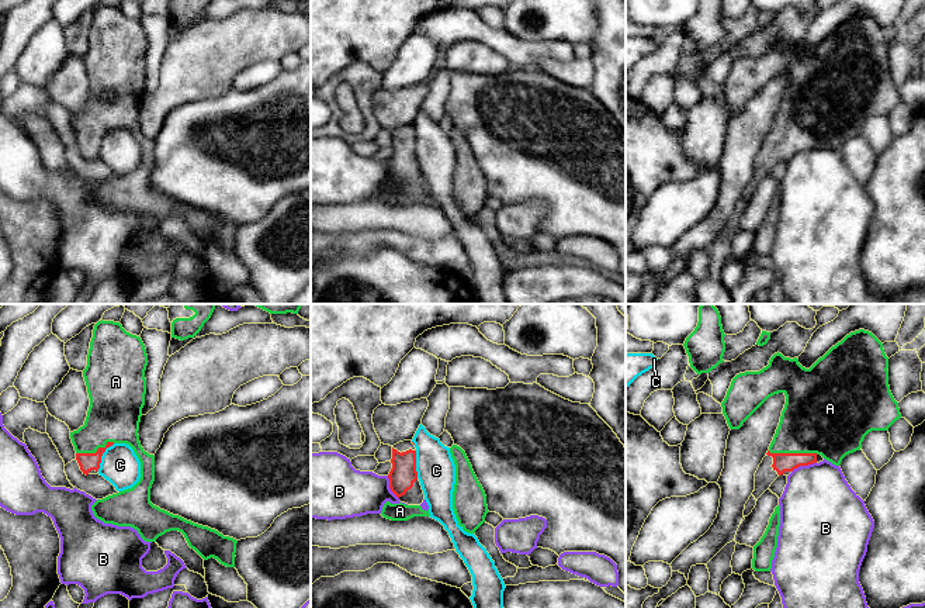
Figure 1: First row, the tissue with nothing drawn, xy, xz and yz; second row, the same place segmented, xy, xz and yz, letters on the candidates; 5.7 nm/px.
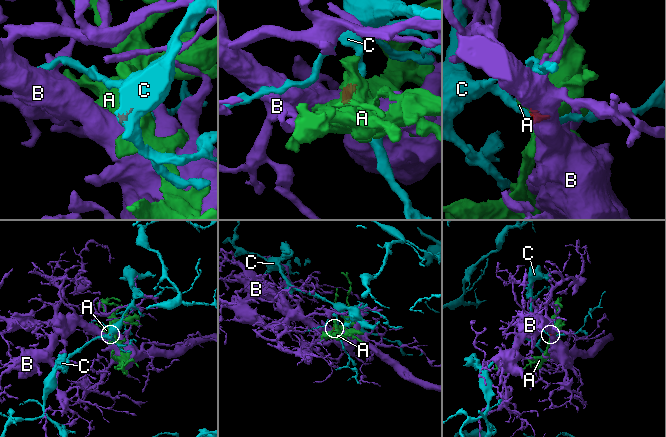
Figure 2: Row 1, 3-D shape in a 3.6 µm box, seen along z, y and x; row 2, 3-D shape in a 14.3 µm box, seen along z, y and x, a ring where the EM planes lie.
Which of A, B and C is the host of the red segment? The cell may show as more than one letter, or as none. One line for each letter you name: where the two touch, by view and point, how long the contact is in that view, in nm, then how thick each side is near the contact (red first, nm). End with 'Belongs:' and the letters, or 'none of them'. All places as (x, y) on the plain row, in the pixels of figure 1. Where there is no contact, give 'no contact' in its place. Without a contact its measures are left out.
A: contact yz (793, 138); length 280 nm; calibres 110 and 400 nm
Belongs: A

